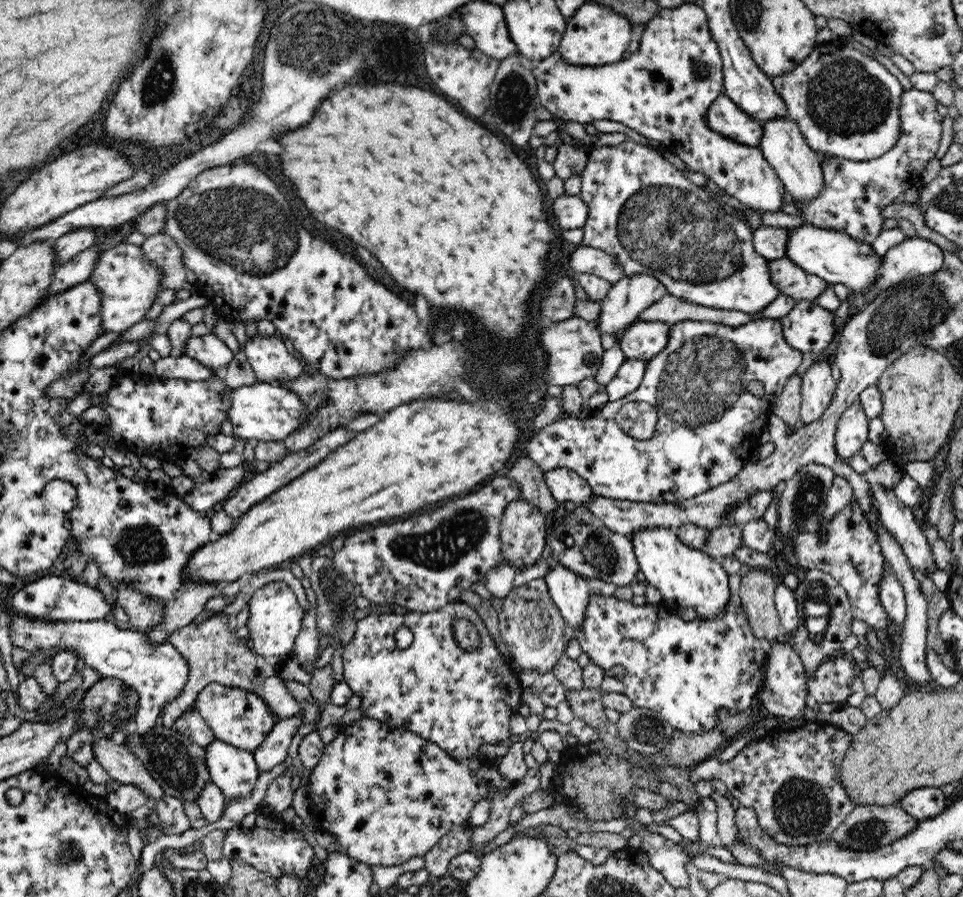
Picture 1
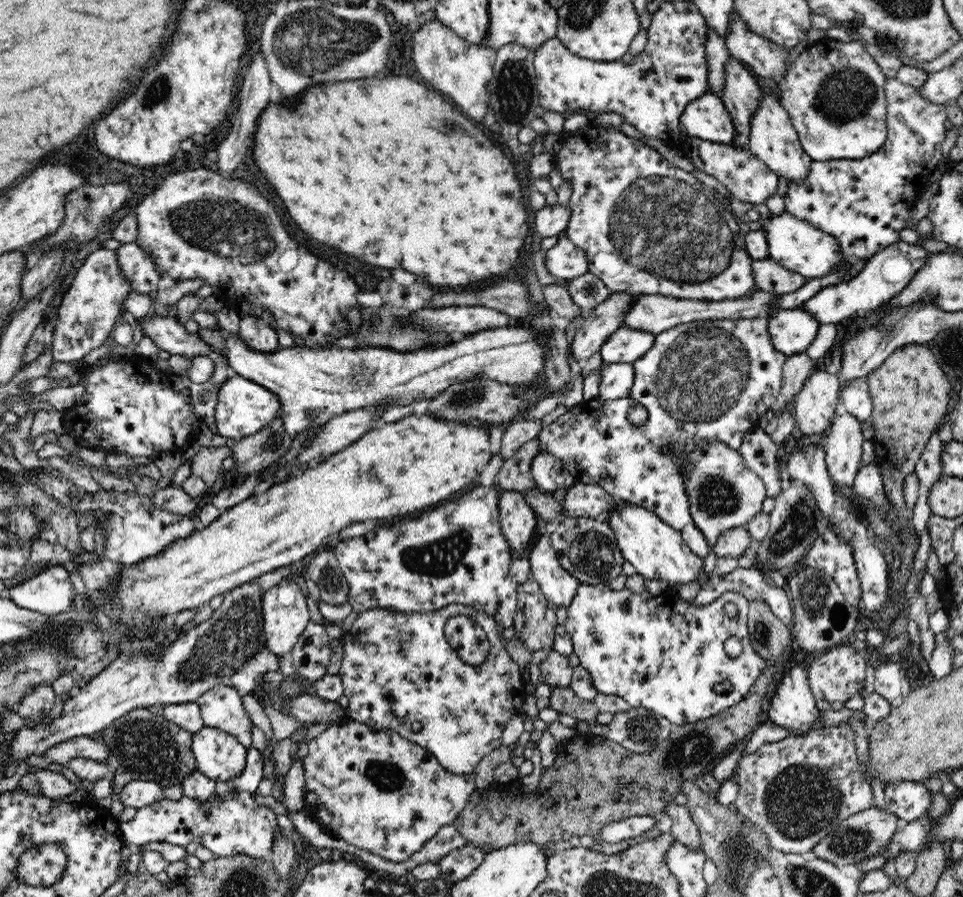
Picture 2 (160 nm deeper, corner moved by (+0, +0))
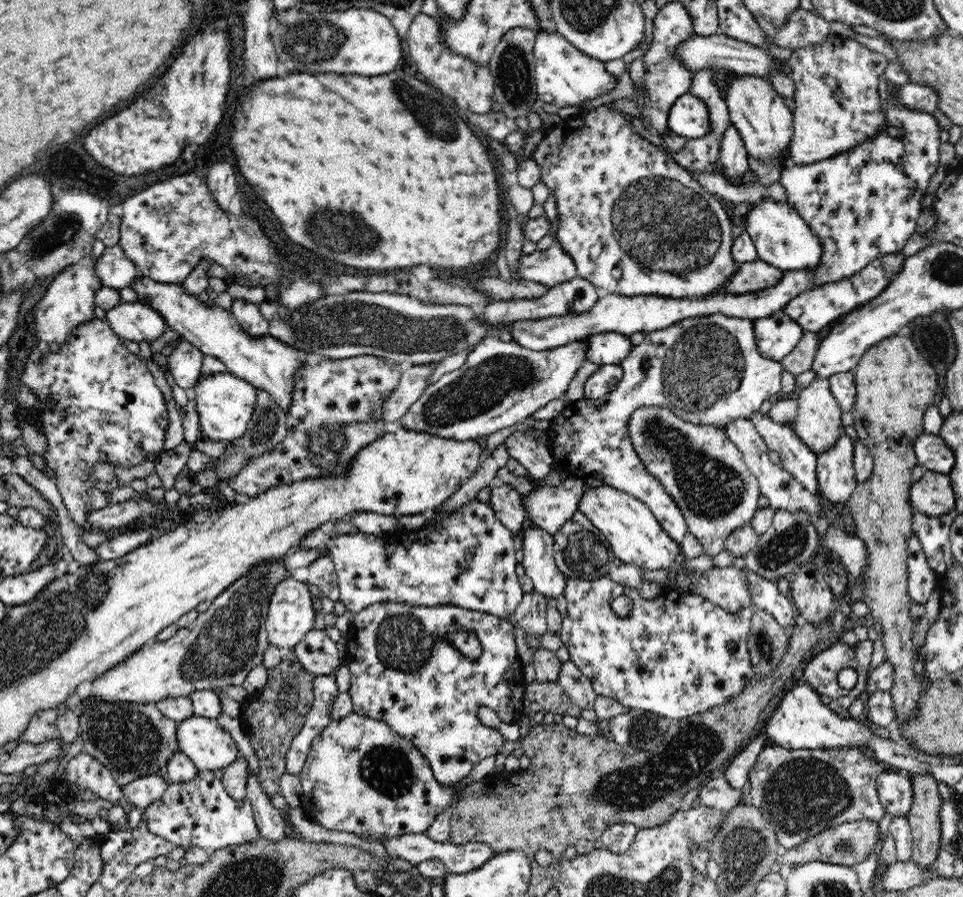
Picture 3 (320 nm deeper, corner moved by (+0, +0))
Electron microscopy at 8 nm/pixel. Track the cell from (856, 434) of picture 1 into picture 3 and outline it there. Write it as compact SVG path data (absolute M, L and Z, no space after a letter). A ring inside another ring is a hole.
M842 435L836 446L816 460L817 493L834 503L845 503L854 493L856 481L853 466L853 443Z

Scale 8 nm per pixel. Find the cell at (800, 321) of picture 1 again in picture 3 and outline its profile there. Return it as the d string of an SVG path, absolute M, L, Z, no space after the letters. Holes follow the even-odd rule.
M784 311L752 320L756 349L762 357L781 362L794 350L802 336L802 327L790 319Z

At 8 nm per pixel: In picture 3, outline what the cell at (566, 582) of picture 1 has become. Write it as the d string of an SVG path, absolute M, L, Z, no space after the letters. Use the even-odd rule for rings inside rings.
M532 526L524 530L521 538L521 541L518 543L523 546L524 551L522 565L525 568L525 575L533 580L535 592L543 594L547 598L556 598L556 596L564 594L566 579L564 579L563 572L555 563L553 552L554 537L543 528Z

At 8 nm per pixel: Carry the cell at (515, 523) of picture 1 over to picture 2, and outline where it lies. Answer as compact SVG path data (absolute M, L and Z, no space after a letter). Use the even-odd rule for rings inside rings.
M504 491L498 496L501 529L514 554L521 554L536 537L536 517L522 493Z

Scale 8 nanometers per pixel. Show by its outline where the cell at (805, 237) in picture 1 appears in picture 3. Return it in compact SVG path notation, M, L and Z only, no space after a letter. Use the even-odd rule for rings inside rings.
M773 196L760 201L752 204L750 210L743 215L742 224L756 247L758 257L783 271L812 268L821 262L822 245L797 211L787 203L775 201Z

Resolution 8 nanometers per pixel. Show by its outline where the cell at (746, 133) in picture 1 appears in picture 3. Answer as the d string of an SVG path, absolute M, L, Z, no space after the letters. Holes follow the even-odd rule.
M686 92L676 98L666 116L667 130L686 139L708 134L708 109L698 97Z

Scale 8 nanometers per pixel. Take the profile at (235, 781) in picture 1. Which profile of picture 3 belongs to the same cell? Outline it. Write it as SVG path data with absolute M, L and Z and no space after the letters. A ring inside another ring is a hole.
M195 714L177 723L176 741L198 770L224 769L236 761L239 752L232 736L216 719Z

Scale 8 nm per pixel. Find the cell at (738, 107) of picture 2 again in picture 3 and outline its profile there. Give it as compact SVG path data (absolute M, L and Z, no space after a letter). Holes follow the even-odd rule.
M729 123L721 142L719 152L719 169L722 169L722 176L732 185L740 184L739 180L749 171L748 151L742 142L742 137L734 125Z

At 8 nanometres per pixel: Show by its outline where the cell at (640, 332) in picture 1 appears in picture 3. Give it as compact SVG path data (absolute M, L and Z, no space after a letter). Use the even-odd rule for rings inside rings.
M616 332L592 334L580 341L584 341L586 345L584 360L597 366L618 364L628 356L628 352L633 348L630 336Z

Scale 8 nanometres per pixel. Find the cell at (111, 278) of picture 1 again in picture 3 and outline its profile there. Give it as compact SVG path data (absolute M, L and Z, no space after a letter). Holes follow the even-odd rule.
M94 255L84 257L74 266L63 269L61 273L54 276L41 298L32 307L30 312L34 324L33 332L39 341L44 340L48 344L51 342L62 344L68 340L72 326L95 318L92 311L94 308L94 290L98 290L101 284L98 277L94 275L92 264L94 264Z

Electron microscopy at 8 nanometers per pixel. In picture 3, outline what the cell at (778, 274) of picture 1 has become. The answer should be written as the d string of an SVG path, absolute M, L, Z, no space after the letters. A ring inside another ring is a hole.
M760 257L750 262L738 264L736 272L726 280L724 286L714 290L705 298L714 295L741 295L764 290L768 286L774 286L782 278L783 270L764 262Z

